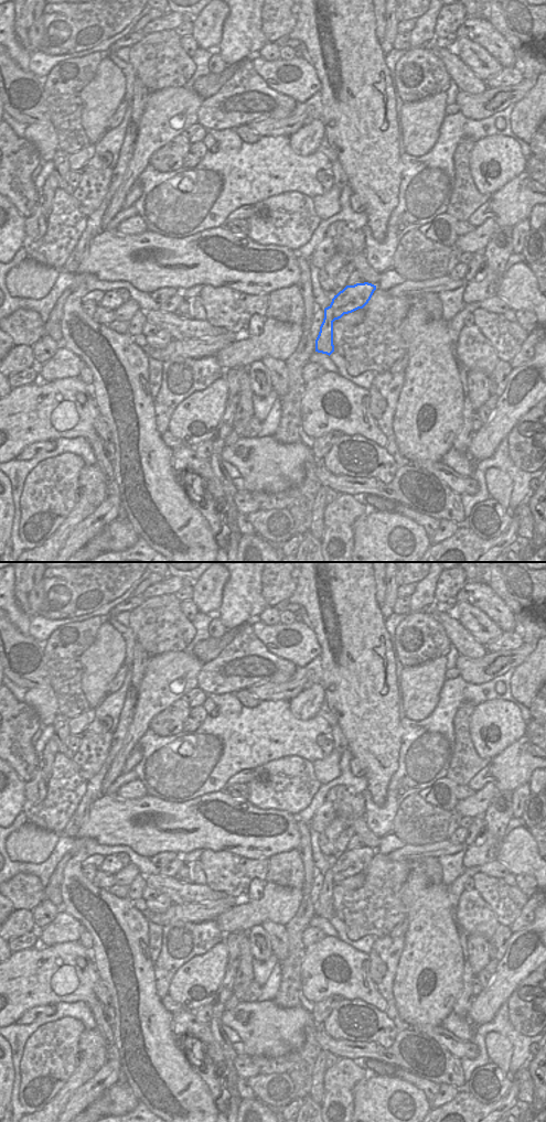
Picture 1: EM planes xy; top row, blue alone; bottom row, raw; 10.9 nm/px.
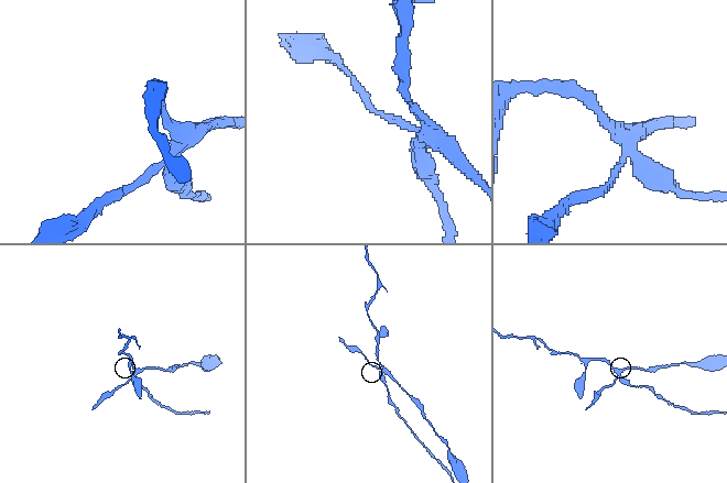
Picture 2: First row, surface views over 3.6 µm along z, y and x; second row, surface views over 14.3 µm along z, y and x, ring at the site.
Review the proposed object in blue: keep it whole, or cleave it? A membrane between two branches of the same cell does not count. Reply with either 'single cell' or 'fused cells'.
fused cells

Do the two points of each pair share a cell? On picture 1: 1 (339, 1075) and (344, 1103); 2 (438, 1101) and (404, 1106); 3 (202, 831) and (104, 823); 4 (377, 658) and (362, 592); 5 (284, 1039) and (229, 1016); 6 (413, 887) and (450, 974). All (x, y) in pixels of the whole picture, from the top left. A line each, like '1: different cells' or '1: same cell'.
1: same cell
2: different cells
3: same cell
4: same cell
5: same cell
6: same cell

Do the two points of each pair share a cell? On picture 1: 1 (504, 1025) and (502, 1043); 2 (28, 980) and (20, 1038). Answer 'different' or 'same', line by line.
1: different
2: different

